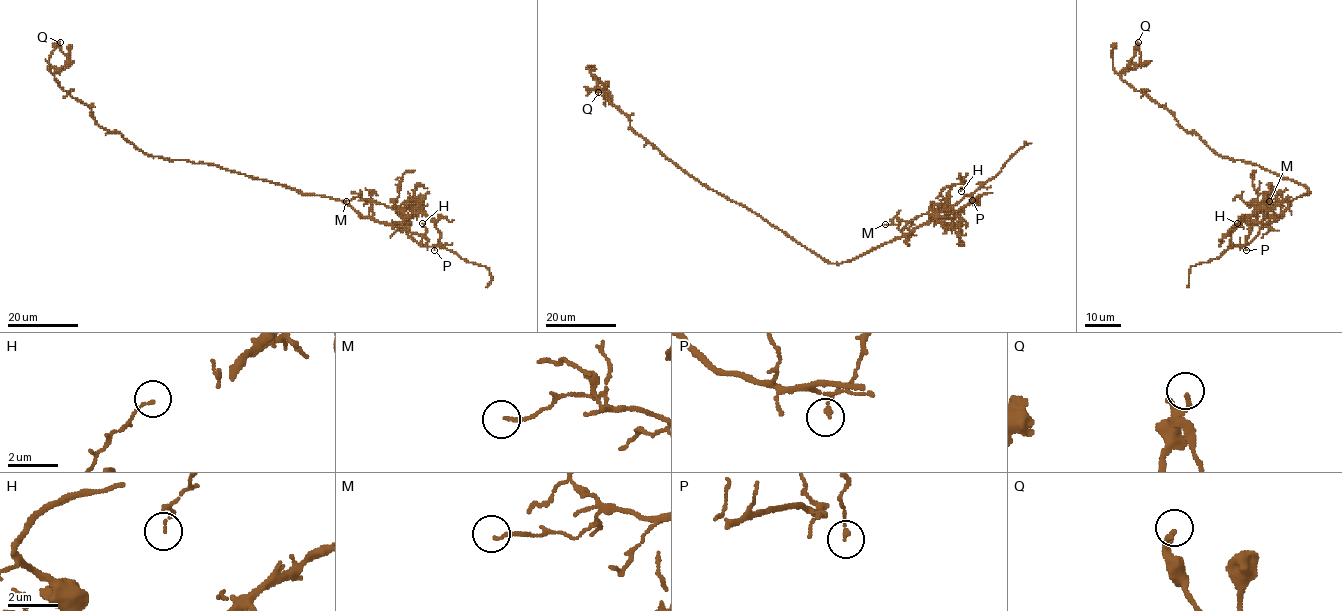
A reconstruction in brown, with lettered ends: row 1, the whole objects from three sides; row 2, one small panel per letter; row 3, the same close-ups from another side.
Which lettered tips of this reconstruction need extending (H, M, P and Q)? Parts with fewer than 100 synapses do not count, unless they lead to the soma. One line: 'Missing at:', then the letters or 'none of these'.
Missing at: none of these

